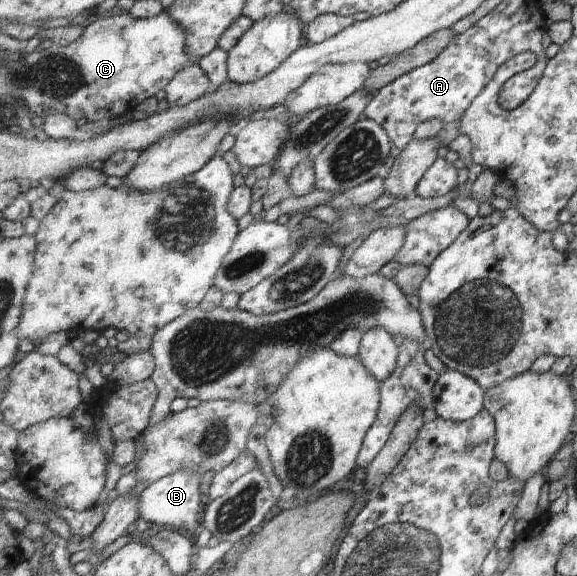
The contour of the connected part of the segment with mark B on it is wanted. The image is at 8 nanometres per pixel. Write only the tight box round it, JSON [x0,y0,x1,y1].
[138,471,206,534]

